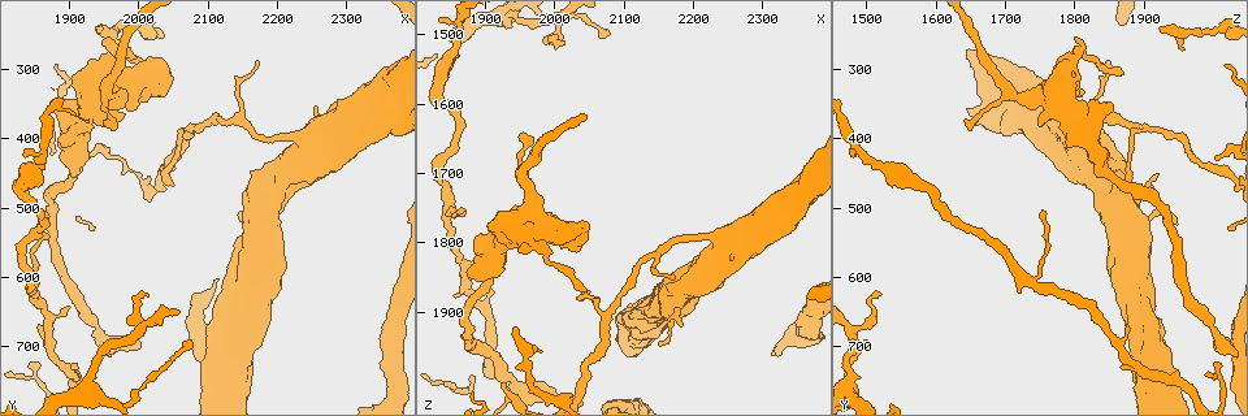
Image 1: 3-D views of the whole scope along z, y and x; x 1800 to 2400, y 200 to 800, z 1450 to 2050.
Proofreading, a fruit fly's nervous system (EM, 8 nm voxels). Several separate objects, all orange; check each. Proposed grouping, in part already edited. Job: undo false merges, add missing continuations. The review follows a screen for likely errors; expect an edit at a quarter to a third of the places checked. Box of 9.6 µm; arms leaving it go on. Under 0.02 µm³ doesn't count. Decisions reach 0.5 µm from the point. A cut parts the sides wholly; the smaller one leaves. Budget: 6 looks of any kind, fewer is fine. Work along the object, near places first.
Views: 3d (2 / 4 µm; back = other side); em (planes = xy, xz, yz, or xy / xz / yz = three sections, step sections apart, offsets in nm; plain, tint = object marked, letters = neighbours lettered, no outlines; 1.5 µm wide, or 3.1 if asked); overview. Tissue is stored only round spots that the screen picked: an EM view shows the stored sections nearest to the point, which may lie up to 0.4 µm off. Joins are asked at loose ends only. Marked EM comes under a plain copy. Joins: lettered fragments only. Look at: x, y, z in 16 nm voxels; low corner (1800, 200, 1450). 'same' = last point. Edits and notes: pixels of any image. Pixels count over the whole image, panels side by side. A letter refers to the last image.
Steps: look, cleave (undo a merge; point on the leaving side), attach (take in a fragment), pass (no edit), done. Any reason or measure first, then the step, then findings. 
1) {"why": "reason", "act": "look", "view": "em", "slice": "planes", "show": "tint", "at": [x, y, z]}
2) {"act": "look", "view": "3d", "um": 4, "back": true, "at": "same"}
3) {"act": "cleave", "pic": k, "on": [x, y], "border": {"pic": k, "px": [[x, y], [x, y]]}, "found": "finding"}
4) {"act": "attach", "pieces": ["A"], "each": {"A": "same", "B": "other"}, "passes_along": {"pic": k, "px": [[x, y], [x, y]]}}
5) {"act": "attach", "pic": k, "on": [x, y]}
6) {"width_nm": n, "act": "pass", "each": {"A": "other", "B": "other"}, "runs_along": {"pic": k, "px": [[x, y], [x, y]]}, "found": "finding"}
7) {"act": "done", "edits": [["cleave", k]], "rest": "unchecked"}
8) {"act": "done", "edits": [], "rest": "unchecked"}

{"why": "tapers out", "act": "look", "view": "em", "slice": "planes", "show": "letters", "at": [1980, 270, 1955]}

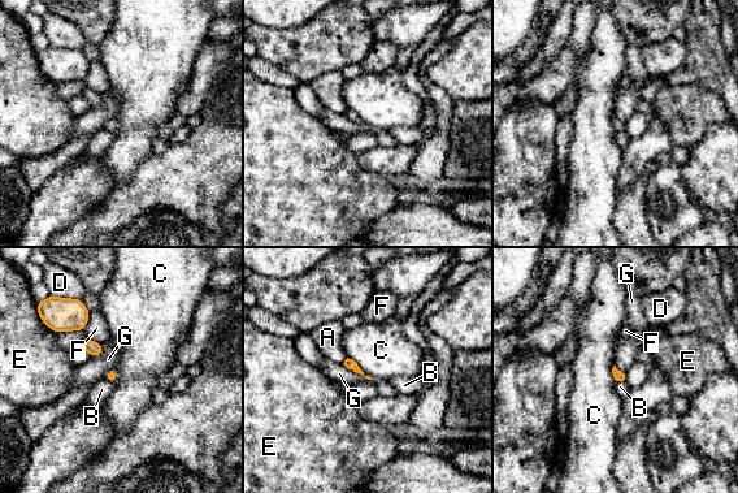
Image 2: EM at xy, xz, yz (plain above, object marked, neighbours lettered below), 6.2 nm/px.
{"act": "pass", "each": {"A": "other", "B": "other", "C": "other", "D": "other", "E": "other", "F": "other", "G": "other"}, "border": {"pic": 2, "px": [[347, 357], [364, 373]]}, "found": "no lettered fragment goes on from it"}

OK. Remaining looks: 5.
{"why": "thick end", "act": "look", "view": "3d", "um": 4, "at": [1875, 355, 1855]}

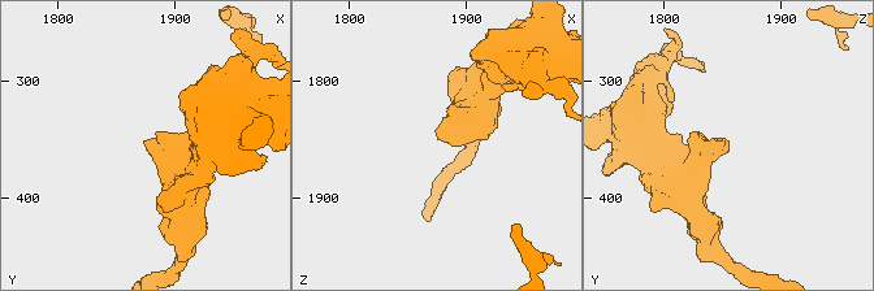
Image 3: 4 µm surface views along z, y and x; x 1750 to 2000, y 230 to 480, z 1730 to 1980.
{"why": "shape alone is not enough", "act": "look", "view": "em", "slice": "planes", "show": "letters", "at": [1878, 354, 1852]}

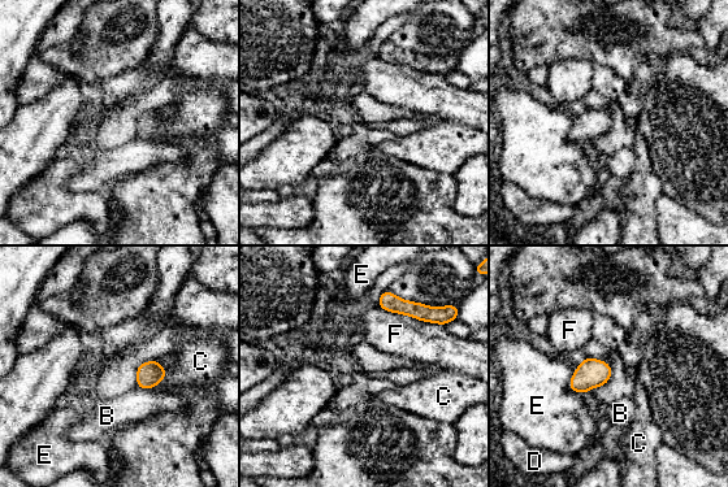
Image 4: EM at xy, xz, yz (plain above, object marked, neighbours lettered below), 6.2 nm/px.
{"act": "pass", "each": {"B": "other", "C": "other", "D": "other", "E": "other", "F": "other"}, "border": {"pic": 4, "px": [[163, 366], [167, 375], [150, 388]]}, "found": "none of them fits"}

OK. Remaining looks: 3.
{"why": "branch stops here", "act": "look", "view": "3d", "um": 4, "at": [2015, 630, 1510]}

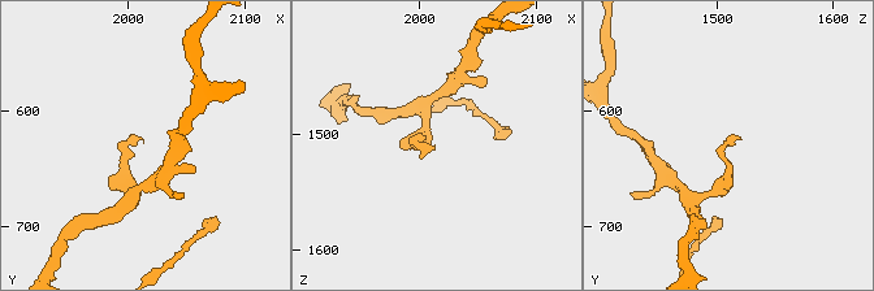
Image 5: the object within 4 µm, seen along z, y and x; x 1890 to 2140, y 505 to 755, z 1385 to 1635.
{"why": "now the EM", "act": "look", "view": "em", "slice": "planes", "show": "letters", "at": [2014, 626, 1512]}

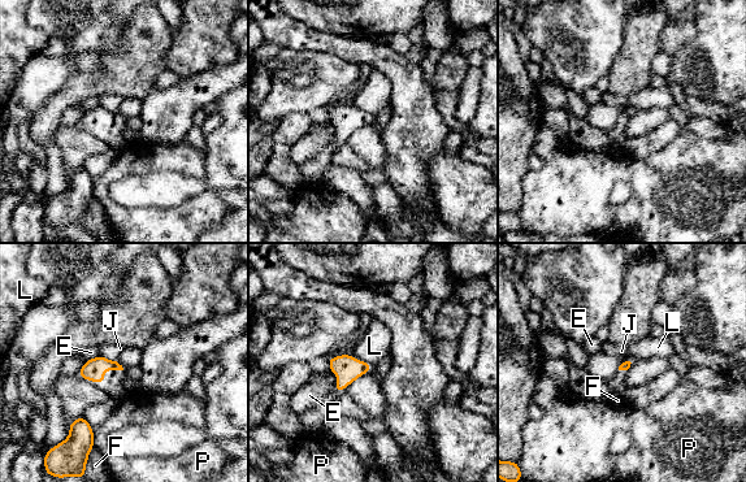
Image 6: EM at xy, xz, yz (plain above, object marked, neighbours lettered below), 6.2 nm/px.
{"act": "pass", "each": {"E": "other", "F": "other", "J": "other", "L": "other", "P": "other"}, "border": {"pic": 6, "px": [[363, 360], [373, 365]]}, "found": "no lettered fragment goes on from it"}

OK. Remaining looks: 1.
{"act": "done", "edits": [], "rest": "unchecked"}

